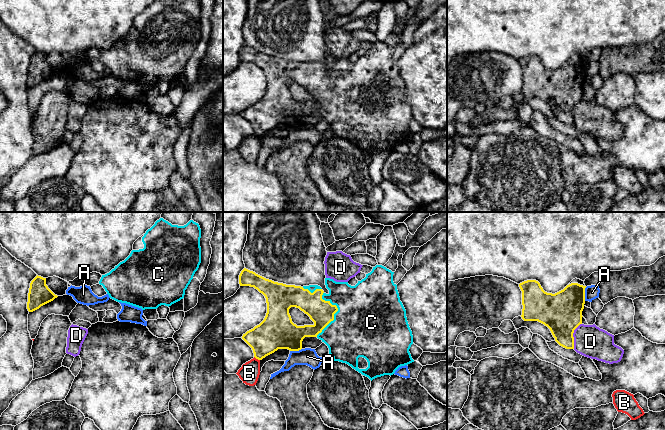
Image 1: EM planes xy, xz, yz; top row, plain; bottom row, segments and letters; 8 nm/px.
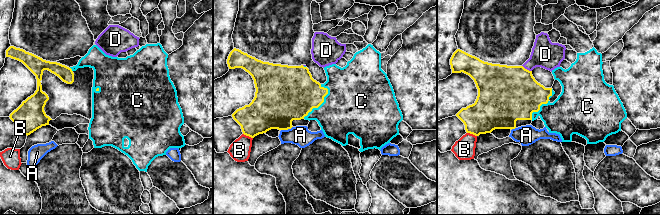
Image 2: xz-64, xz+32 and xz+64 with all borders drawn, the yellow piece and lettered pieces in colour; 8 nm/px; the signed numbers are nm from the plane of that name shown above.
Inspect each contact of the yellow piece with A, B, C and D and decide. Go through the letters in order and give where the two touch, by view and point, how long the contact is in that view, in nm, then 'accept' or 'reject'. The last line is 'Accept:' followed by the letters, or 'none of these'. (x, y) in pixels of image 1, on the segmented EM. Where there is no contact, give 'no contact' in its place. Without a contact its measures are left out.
A: meets yellow in yz at (584, 294); contact 110 nm long; reject
B: meets yellow in xz at (257, 358); contact 60 nm long; reject
C: meets yellow in xz at (337, 310); contact 360 nm long; accept
D: meets yellow in yz at (572, 336); contact 220 nm long; reject
Accept: C

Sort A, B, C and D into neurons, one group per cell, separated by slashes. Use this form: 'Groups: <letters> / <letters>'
Groups: A / B / C / D

